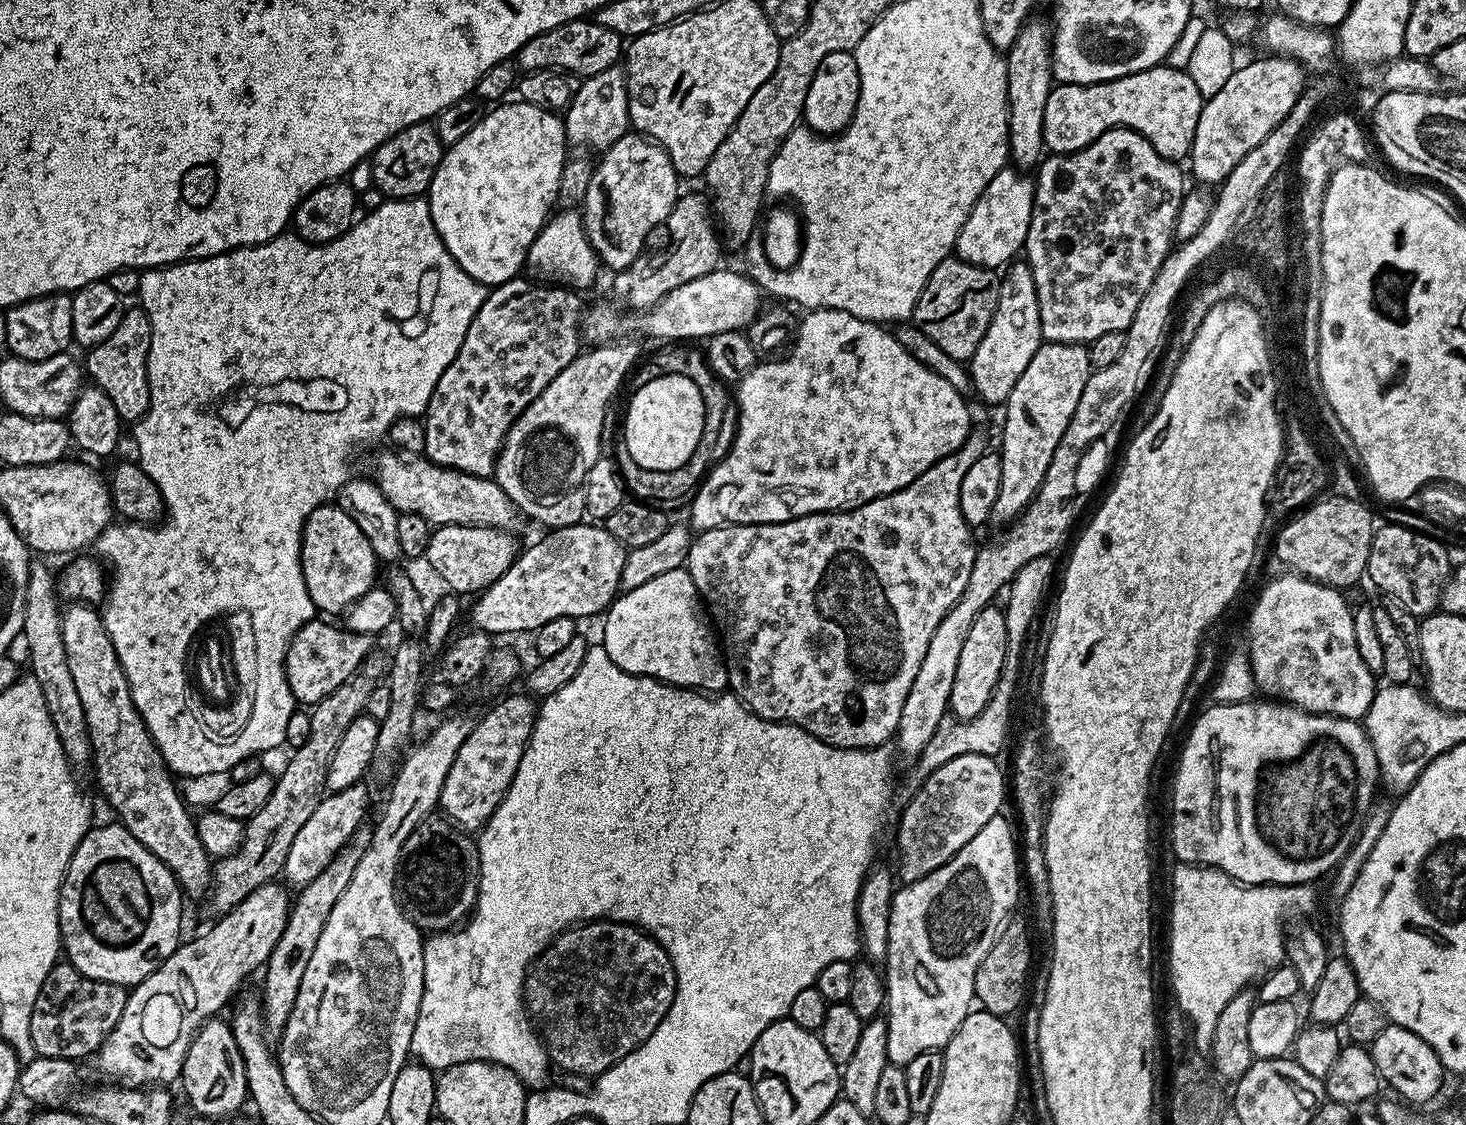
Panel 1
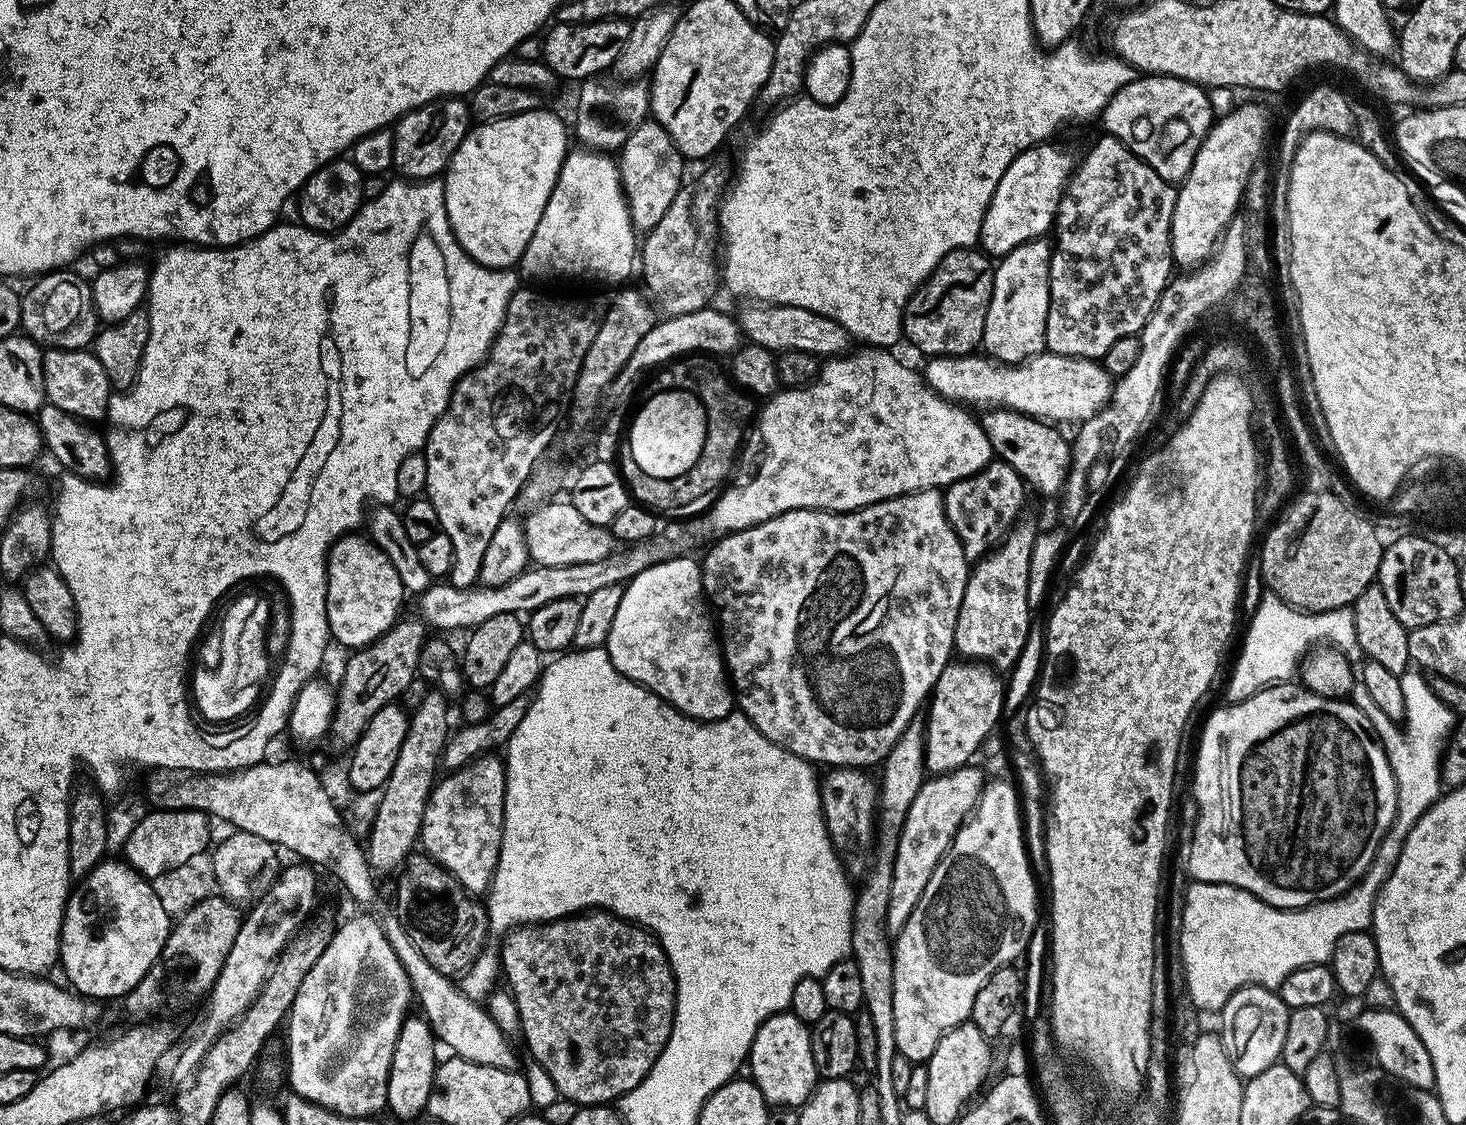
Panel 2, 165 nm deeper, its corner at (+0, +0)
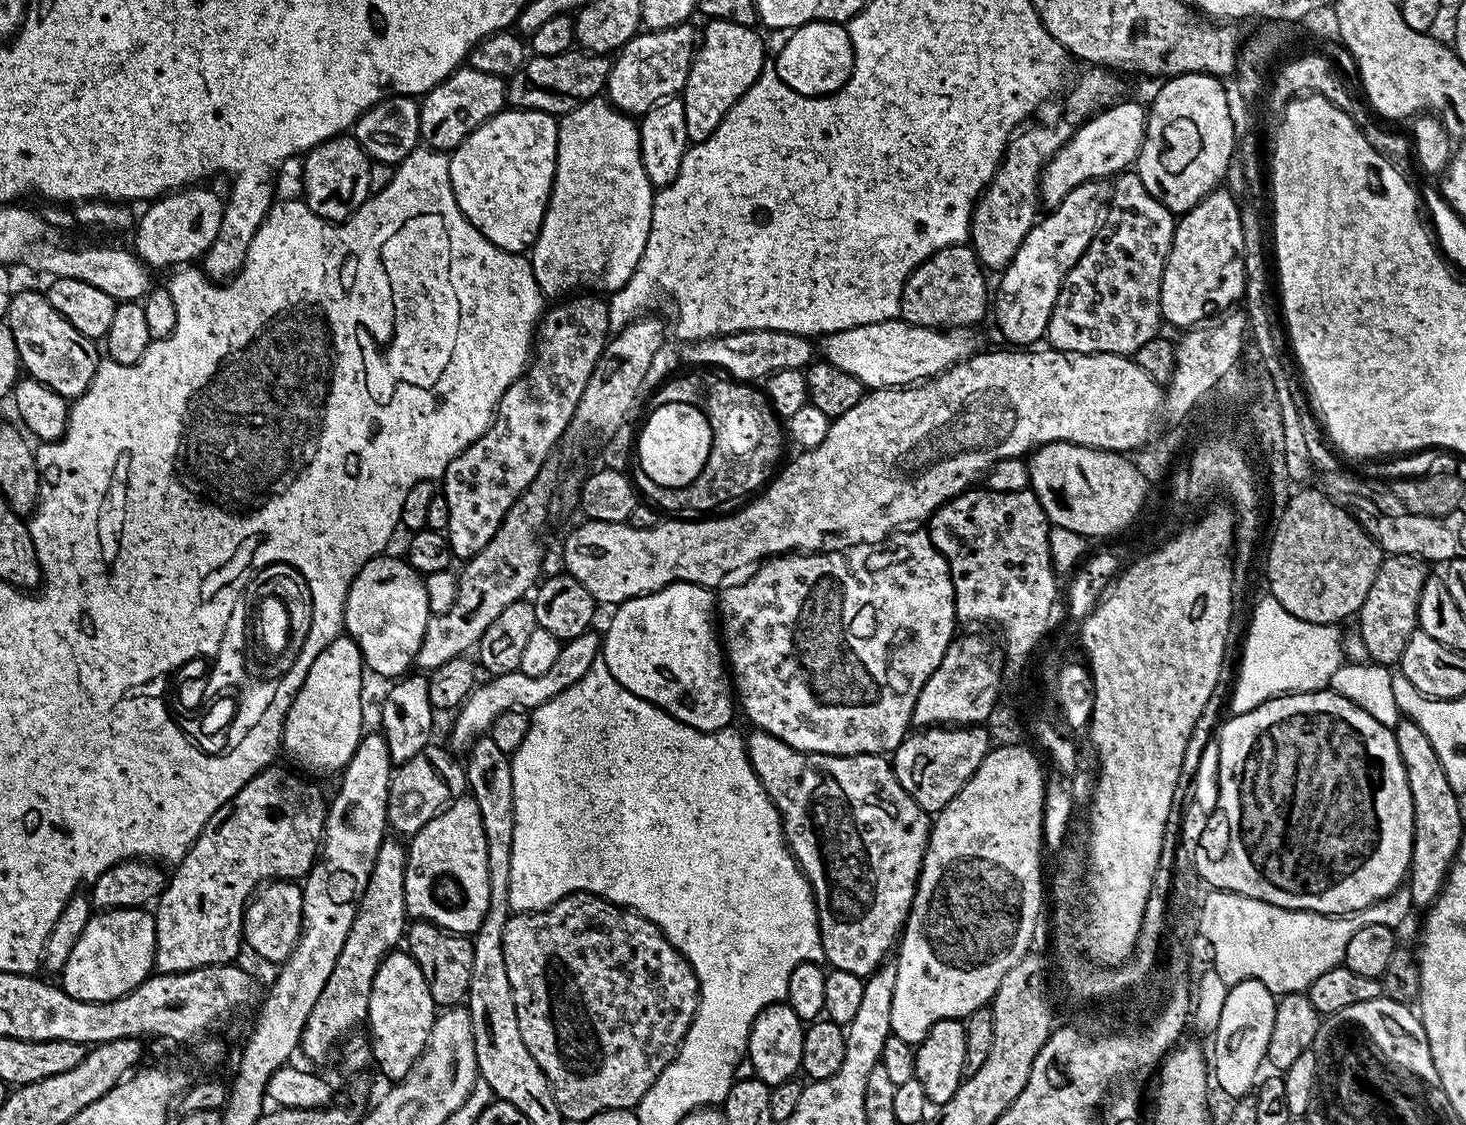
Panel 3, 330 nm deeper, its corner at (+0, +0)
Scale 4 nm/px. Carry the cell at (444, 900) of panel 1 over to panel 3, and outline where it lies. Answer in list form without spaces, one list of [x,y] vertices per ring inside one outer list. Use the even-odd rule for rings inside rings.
[[[418,920],[407,925],[406,951],[414,958],[414,962],[418,962],[430,986],[430,994],[441,1009],[459,1005],[467,997],[470,986],[470,966],[474,966],[474,950],[468,936],[457,936],[445,932],[437,924]]]

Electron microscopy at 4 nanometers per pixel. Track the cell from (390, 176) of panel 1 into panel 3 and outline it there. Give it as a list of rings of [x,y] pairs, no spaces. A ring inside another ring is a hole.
[[[461,66],[441,84],[425,92],[419,101],[419,139],[429,148],[451,153],[452,149],[460,145],[473,130],[485,124],[489,116],[496,116],[499,112],[505,111],[505,108],[505,77]]]

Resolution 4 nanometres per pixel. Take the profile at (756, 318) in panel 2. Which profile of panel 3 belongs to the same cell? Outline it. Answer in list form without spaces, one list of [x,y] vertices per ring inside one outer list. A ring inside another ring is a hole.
[[[899,318],[838,330],[818,340],[818,352],[823,360],[854,374],[865,389],[902,388],[939,376],[947,368],[961,364],[976,355],[978,345],[968,330],[941,330],[914,326]]]

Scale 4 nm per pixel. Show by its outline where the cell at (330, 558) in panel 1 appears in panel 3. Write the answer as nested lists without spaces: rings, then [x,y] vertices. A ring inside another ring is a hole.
[[[383,554],[366,561],[353,576],[344,603],[344,632],[358,646],[371,675],[400,678],[415,665],[430,615],[424,581],[407,559]]]

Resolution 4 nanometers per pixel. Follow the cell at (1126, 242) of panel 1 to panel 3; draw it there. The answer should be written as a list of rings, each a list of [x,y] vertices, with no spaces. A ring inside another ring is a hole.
[[[1135,171],[1115,177],[1114,195],[1100,231],[1066,274],[1054,302],[1046,340],[1055,351],[1135,354],[1142,342],[1158,335],[1162,328],[1162,274],[1176,221],[1173,212],[1142,186],[1142,178]]]

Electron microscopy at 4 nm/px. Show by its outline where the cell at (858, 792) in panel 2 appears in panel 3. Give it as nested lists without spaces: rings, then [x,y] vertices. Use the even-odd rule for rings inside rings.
[[[752,730],[749,733],[746,736],[746,743],[750,766],[754,774],[758,774],[766,794],[780,812],[780,821],[784,827],[784,843],[792,851],[792,857],[796,860],[800,871],[804,873],[804,877],[808,879],[808,884],[812,888],[812,896],[816,900],[824,960],[827,963],[830,962],[829,965],[832,968],[846,970],[846,974],[858,974],[867,978],[889,959],[890,953],[897,947],[904,924],[908,921],[908,912],[912,908],[912,899],[916,893],[916,883],[920,881],[920,871],[924,868],[924,855],[928,849],[929,813],[924,812],[922,806],[918,806],[918,802],[914,802],[914,798],[906,794],[906,790],[902,790],[902,782],[898,782],[891,763],[884,756],[871,756],[870,754],[831,756],[821,752],[803,752],[786,746],[786,742],[774,738],[774,734],[766,734],[759,730]]]

